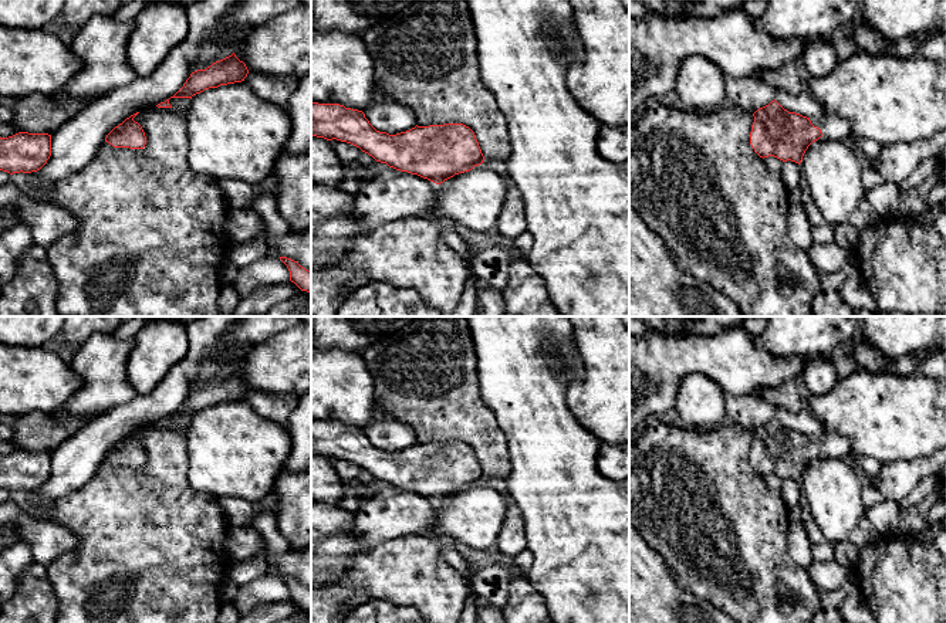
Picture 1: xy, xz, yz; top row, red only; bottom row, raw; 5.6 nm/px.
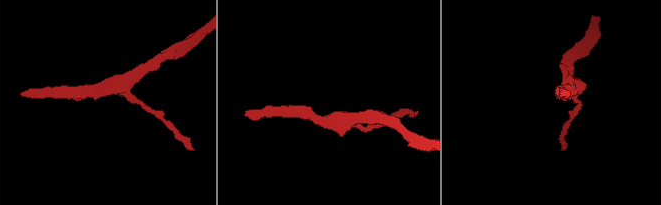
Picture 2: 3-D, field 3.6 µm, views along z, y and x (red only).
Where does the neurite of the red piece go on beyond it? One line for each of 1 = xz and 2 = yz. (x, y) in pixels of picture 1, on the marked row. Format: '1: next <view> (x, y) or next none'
1: next none
2: next yz (831, 125)

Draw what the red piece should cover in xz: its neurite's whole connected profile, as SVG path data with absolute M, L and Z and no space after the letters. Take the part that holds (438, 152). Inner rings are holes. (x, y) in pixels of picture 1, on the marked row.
M311 102L311 136L351 143L376 162L436 184L484 160L474 132L463 123L416 125L389 135L376 131L362 111L339 104Z

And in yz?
M776 99L754 114L750 145L760 158L774 156L783 162L801 163L808 146L821 136L849 139L852 125L827 109L817 118L788 112Z

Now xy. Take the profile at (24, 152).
M18 132L0 138L0 170L31 173L40 170L51 156L51 135Z

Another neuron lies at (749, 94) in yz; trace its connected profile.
M726 75L727 104L754 114L759 108L774 101L776 89L767 85L760 77Z

